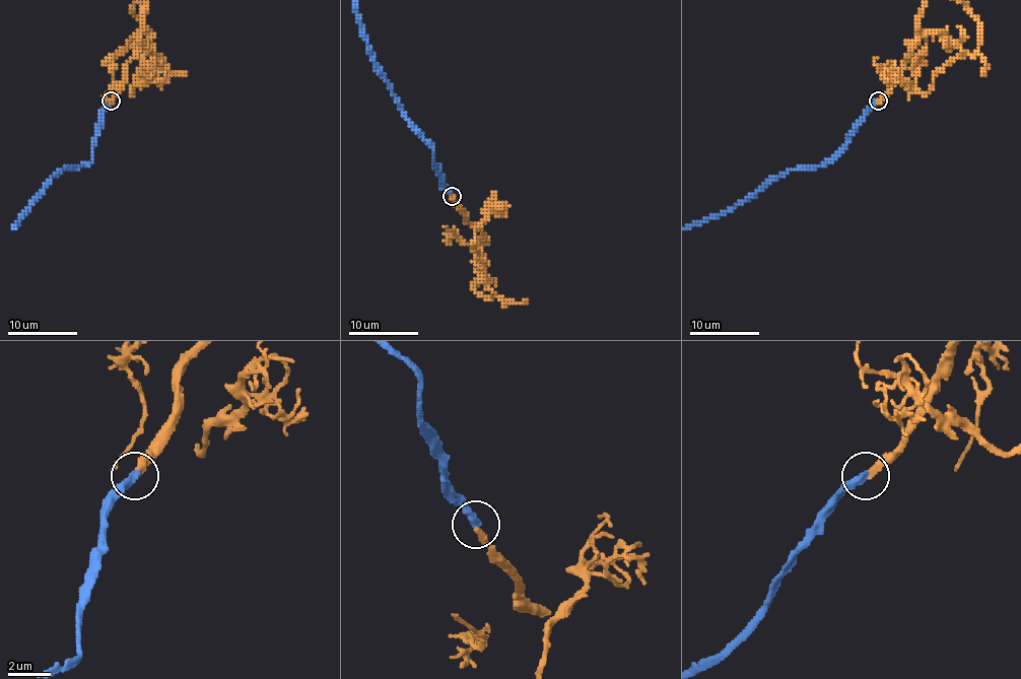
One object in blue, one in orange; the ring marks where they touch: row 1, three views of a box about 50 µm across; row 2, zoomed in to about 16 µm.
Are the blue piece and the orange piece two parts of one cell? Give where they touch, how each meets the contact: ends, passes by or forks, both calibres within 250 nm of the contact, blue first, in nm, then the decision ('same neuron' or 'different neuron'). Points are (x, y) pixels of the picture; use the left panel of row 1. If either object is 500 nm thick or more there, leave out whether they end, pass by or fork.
at (111, 100); blue ends there; orange ends there; 360 nm thick on the blue side, 340 nm on the other; same neuron

